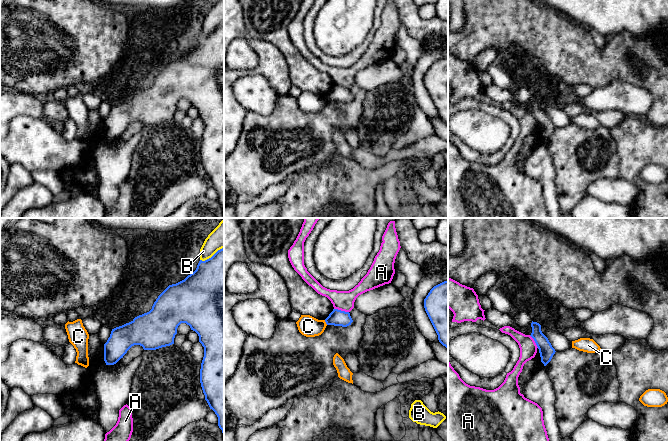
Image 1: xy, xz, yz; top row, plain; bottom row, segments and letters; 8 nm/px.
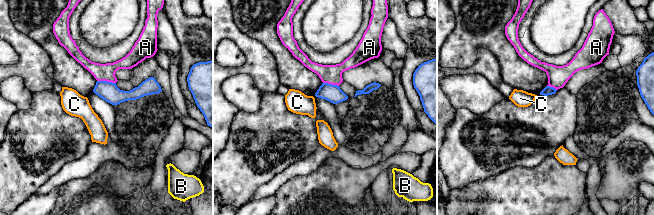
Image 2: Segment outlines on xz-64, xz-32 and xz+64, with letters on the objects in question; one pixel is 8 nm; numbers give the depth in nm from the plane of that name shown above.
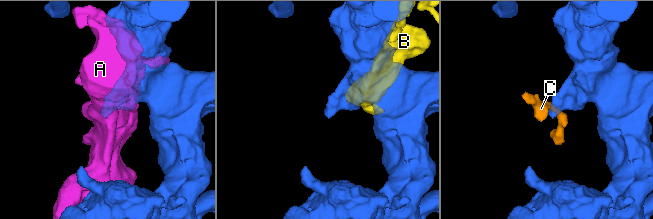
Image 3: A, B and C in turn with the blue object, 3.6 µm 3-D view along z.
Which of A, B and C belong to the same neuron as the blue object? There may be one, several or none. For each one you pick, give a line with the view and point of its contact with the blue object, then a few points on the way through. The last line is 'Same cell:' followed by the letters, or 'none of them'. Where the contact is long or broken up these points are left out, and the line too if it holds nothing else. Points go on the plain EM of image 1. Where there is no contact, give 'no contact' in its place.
Same cell: none of them

